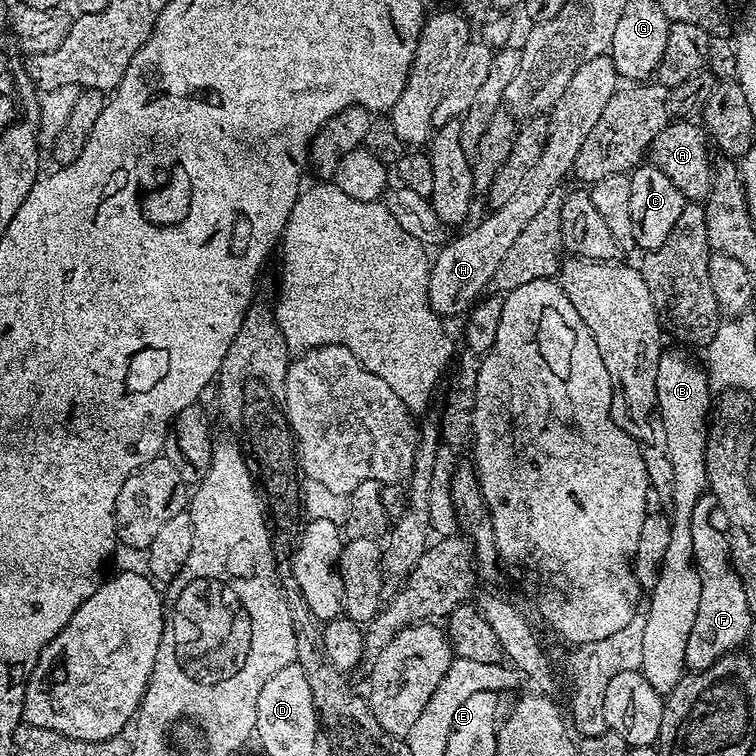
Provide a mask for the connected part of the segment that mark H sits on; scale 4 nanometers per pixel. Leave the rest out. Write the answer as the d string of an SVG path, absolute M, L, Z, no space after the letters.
M611 55L590 58L590 62L582 62L582 66L574 70L574 78L570 78L562 98L558 98L556 105L550 109L548 131L544 137L544 145L540 147L540 157L538 162L534 162L530 174L522 178L522 186L501 208L491 213L493 216L489 220L454 237L448 245L445 243L439 249L441 252L431 261L428 301L437 317L463 317L481 299L491 275L505 257L506 250L510 249L518 234L529 225L530 218L542 209L546 200L557 193L556 187L563 182L564 175L567 172L569 175L575 169L582 142L586 142L590 130L594 130L598 118L602 118L602 110L606 110L606 102L610 102L617 87L618 75Z

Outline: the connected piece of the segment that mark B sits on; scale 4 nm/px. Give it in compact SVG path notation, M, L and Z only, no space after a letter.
M672 346L670 350L661 351L658 364L658 386L656 387L656 399L658 416L662 419L668 437L669 458L673 467L673 498L670 503L670 543L666 549L665 557L662 558L662 566L659 568L658 582L650 590L650 606L646 611L647 622L644 630L641 672L648 682L661 695L666 696L672 692L682 676L685 675L685 652L686 641L690 636L690 630L694 626L694 618L697 617L698 606L701 602L701 576L696 568L693 558L693 536L690 522L693 521L694 507L701 503L704 492L708 490L708 475L706 474L705 446L708 440L708 417L712 408L711 385L708 382L705 369L692 362L686 356L685 349Z

